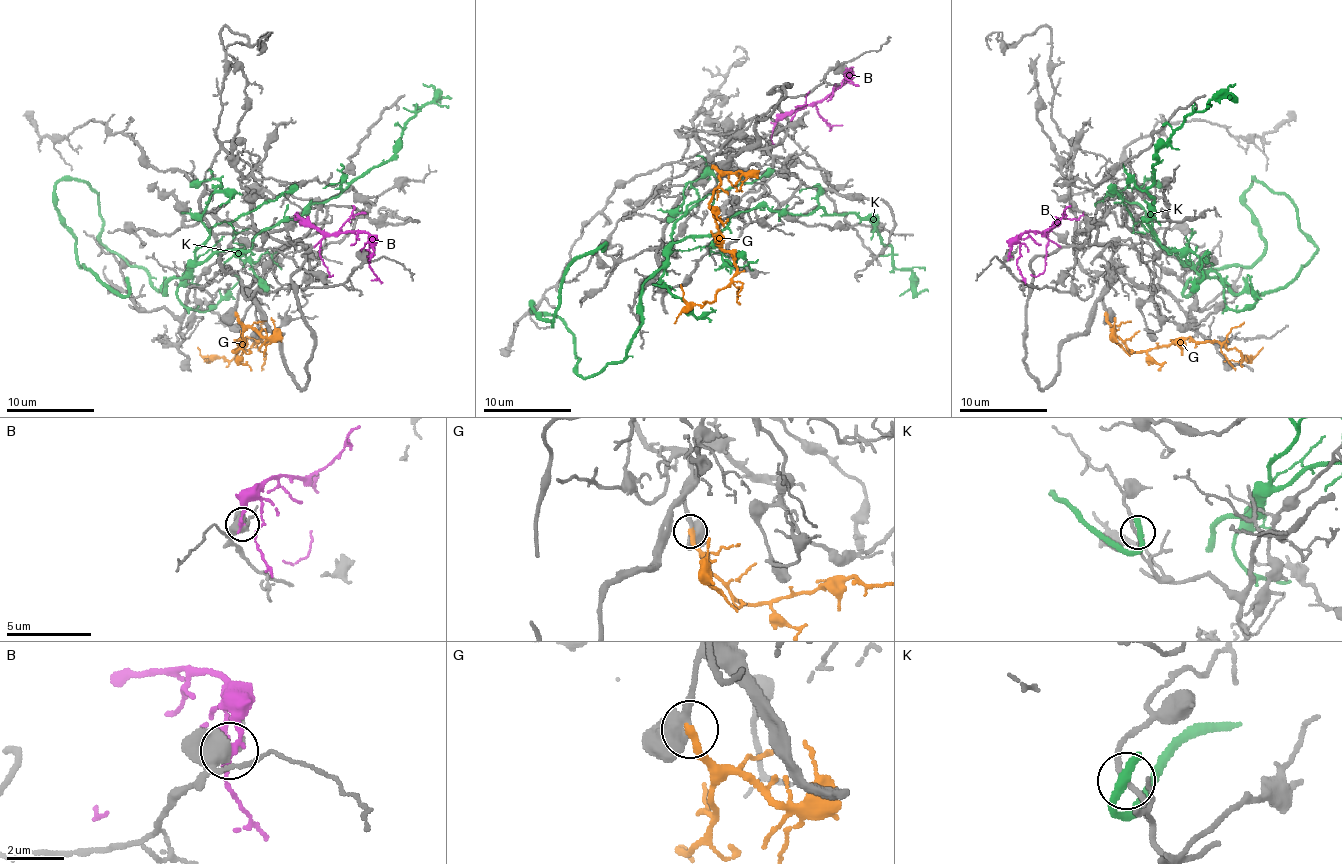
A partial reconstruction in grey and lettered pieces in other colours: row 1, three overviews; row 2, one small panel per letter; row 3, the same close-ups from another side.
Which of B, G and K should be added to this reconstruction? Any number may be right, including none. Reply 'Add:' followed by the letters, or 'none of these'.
Add: G

